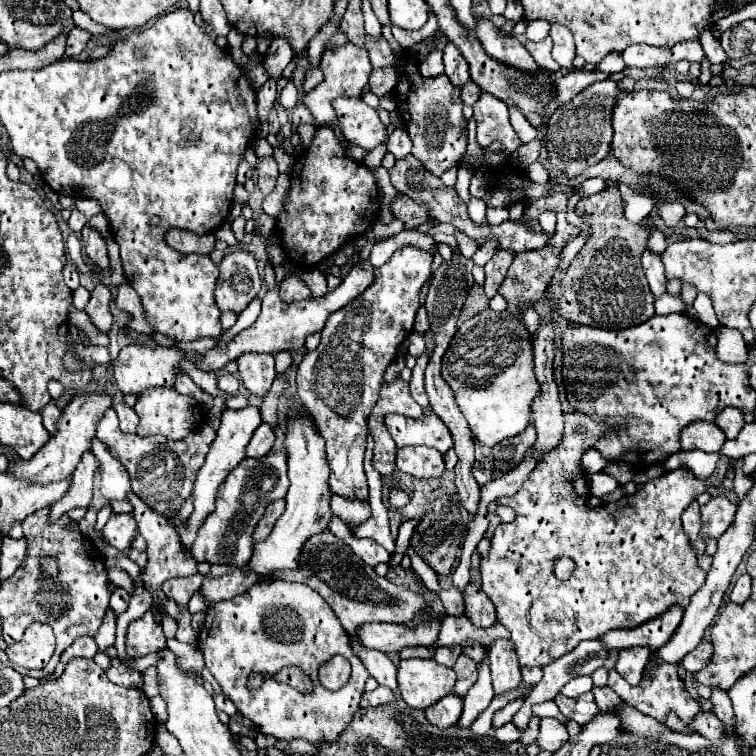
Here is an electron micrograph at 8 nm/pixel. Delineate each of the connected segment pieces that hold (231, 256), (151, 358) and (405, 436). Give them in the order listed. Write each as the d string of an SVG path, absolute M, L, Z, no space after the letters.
M234 248L224 256L218 270L220 276L214 292L218 308L222 312L242 312L262 288L254 254Z
M134 344L124 346L118 354L118 358L114 360L114 378L116 378L116 382L114 382L112 390L118 388L118 392L122 392L122 394L136 394L138 396L140 392L144 392L150 386L168 386L168 388L172 388L174 370L180 368L178 366L180 358L190 358L192 362L196 362L194 356L186 356L184 352L180 352L176 348L156 348L156 350L152 350L152 348L142 348L142 346L134 346Z
M388 414L384 422L398 448L428 446L436 448L440 454L446 454L452 448L450 428L436 414L424 414L418 420L400 414Z

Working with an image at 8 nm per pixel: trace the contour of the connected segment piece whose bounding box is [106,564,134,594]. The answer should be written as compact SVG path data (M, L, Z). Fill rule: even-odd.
M106 566L106 574L108 574L108 580L112 582L112 584L118 584L118 586L122 586L122 588L126 588L130 594L134 594L134 588L132 588L132 578L122 570L122 568L118 568L118 566Z

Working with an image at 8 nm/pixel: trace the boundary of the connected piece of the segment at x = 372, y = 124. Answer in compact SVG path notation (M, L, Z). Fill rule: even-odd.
M336 98L334 110L340 120L344 138L364 150L374 150L386 142L386 126L378 118L378 112L358 98Z

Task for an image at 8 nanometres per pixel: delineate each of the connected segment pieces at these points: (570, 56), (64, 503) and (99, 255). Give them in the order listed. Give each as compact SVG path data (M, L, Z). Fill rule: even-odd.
M552 26L550 38L554 42L554 60L562 68L570 68L574 60L574 40L572 34L566 30L566 26Z
M86 452L80 460L80 464L74 470L74 480L70 490L62 496L62 500L48 506L50 510L50 522L56 522L62 514L66 514L72 508L88 508L92 498L92 478L98 470L98 460L92 452Z
M84 226L82 228L82 242L84 242L84 250L86 254L98 264L98 268L106 268L108 262L108 250L106 250L106 242L100 236L98 230L94 230L92 226Z

